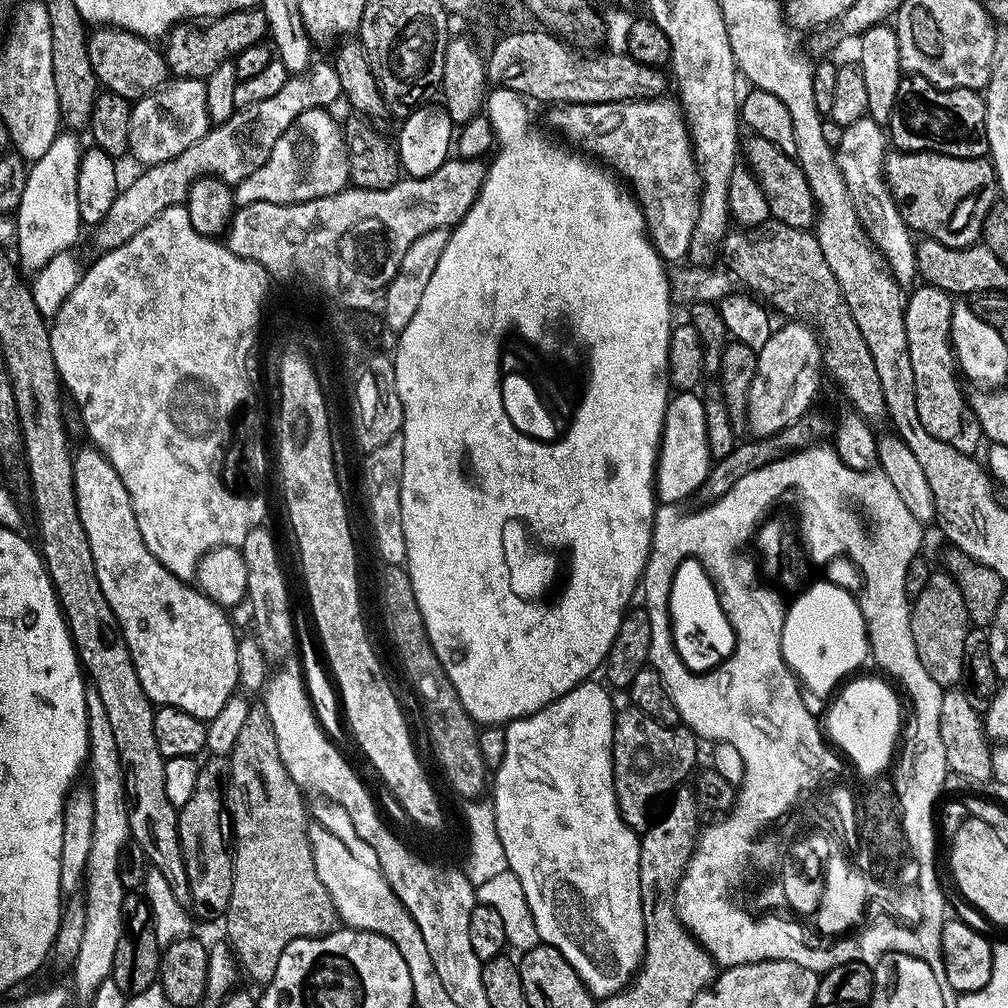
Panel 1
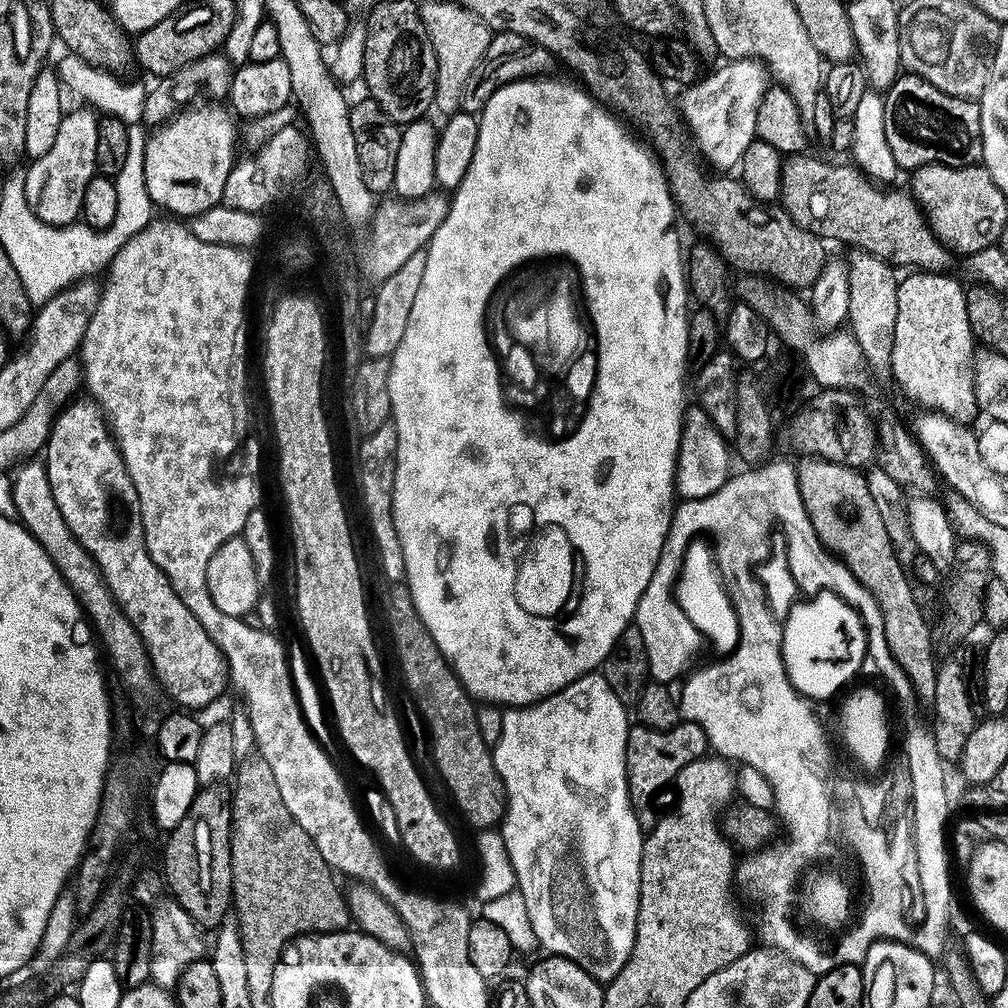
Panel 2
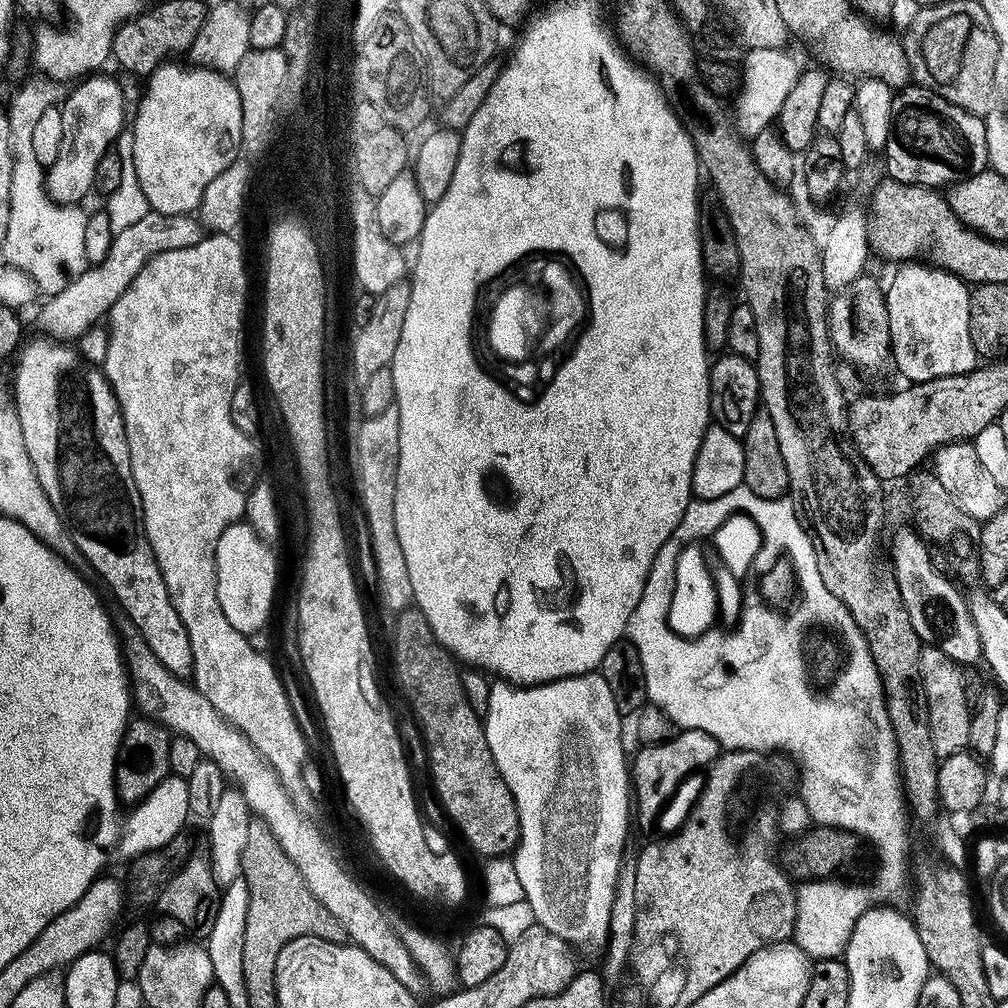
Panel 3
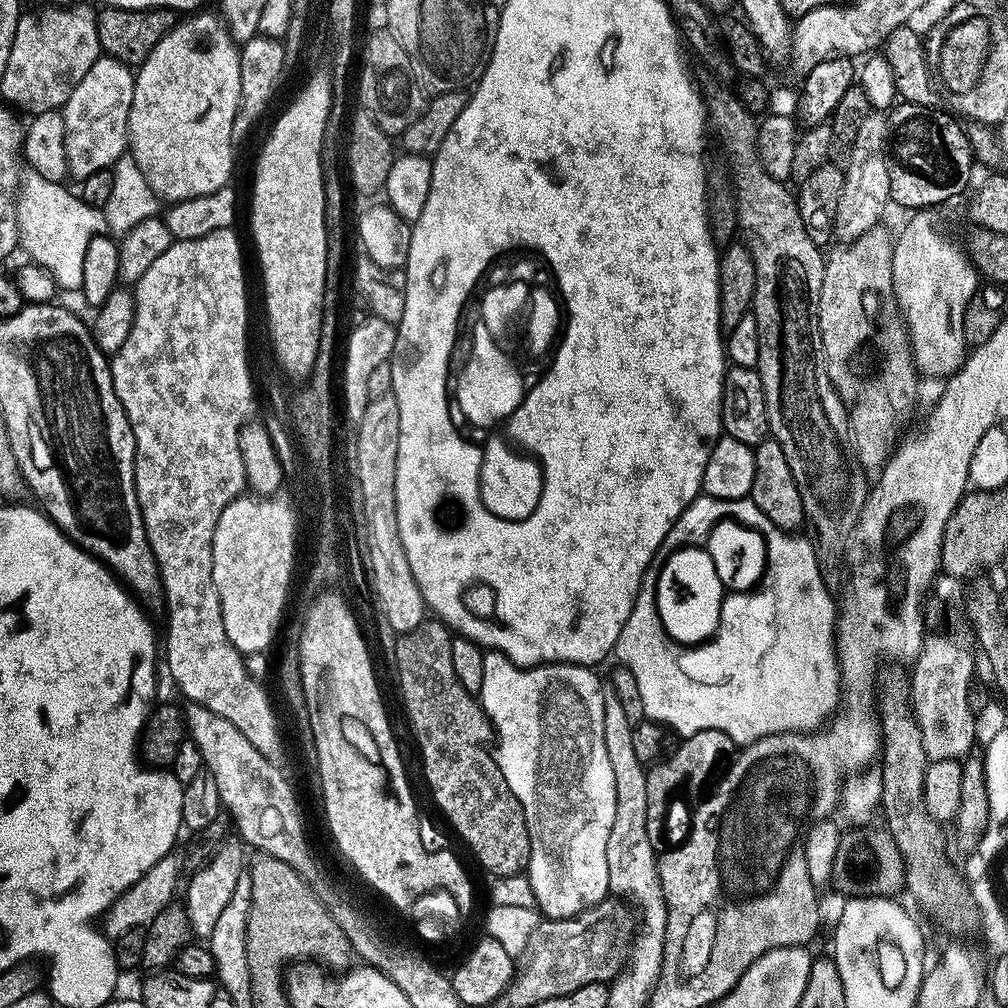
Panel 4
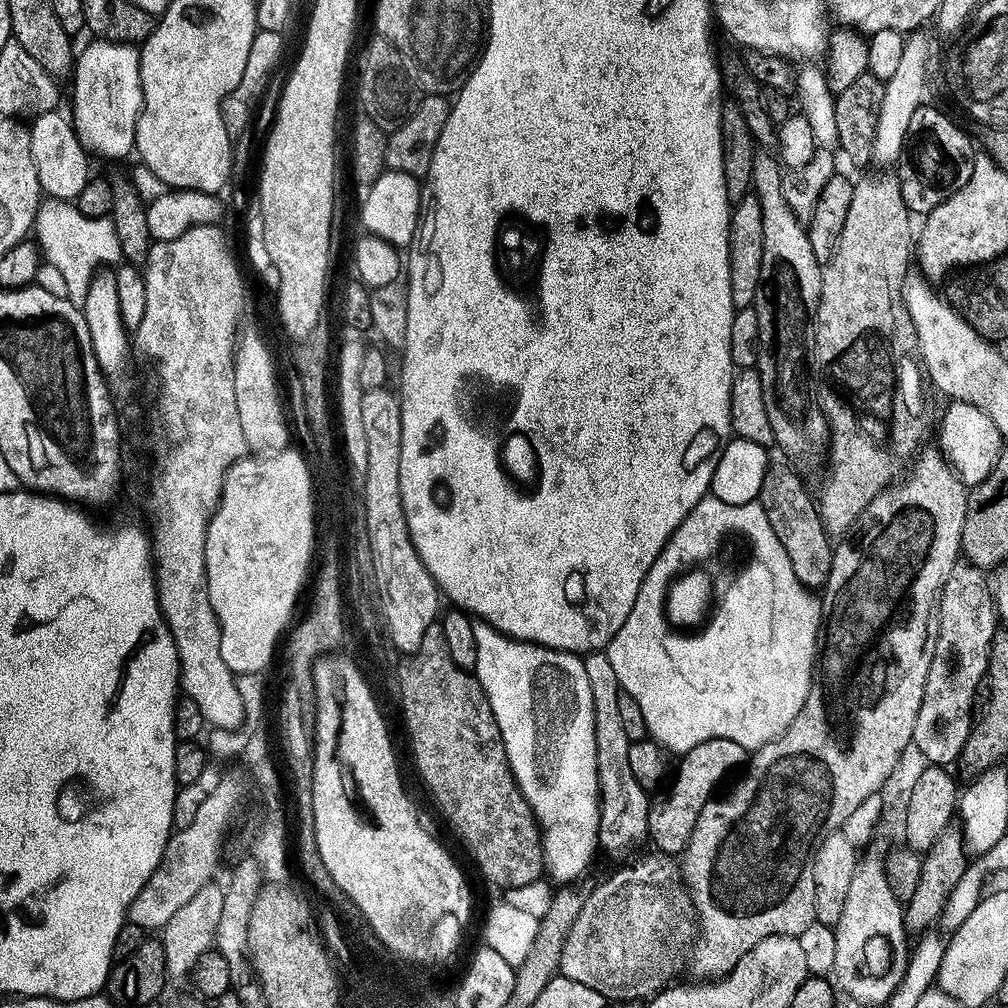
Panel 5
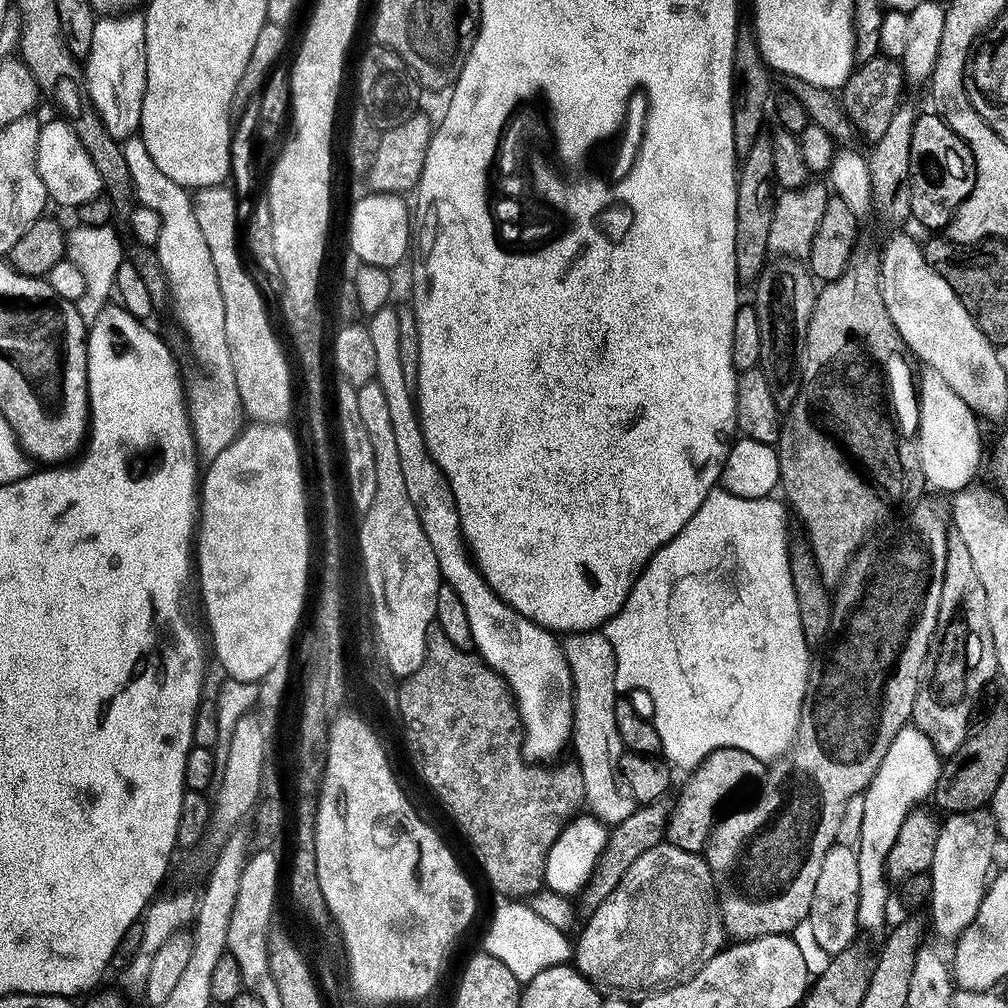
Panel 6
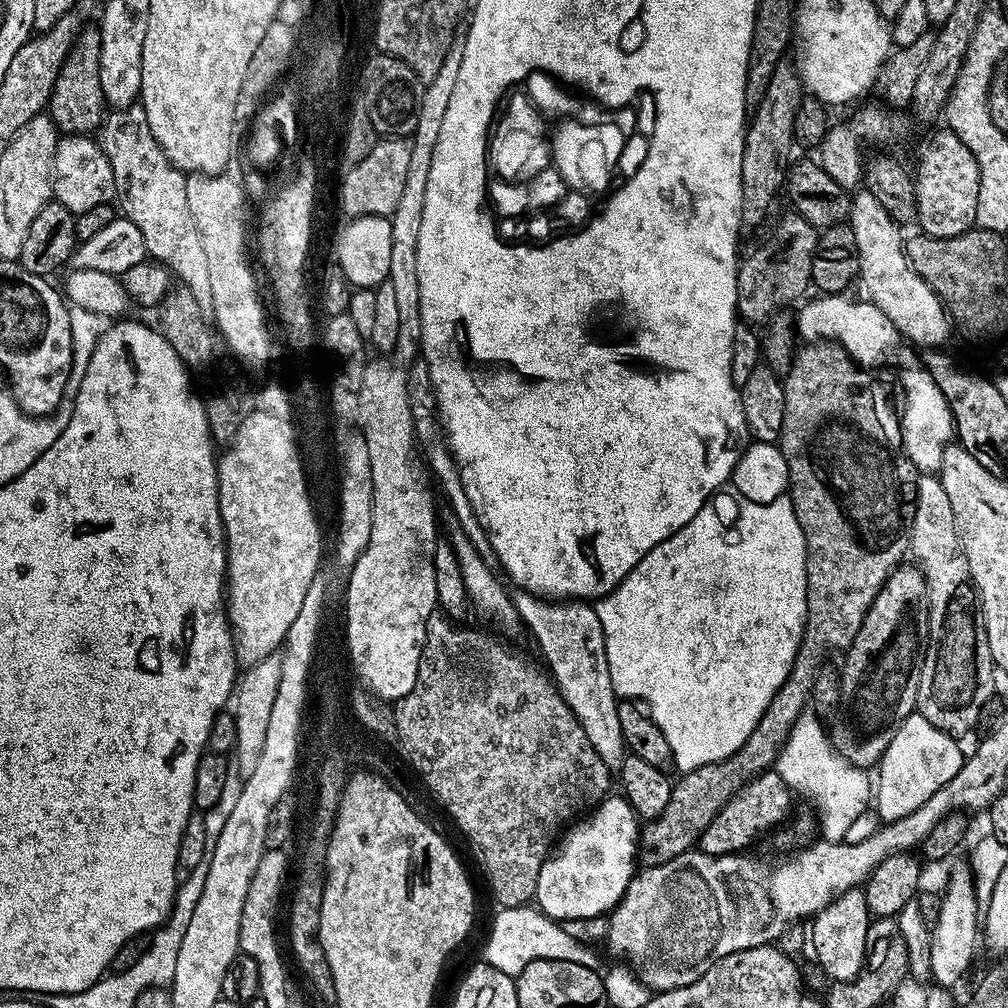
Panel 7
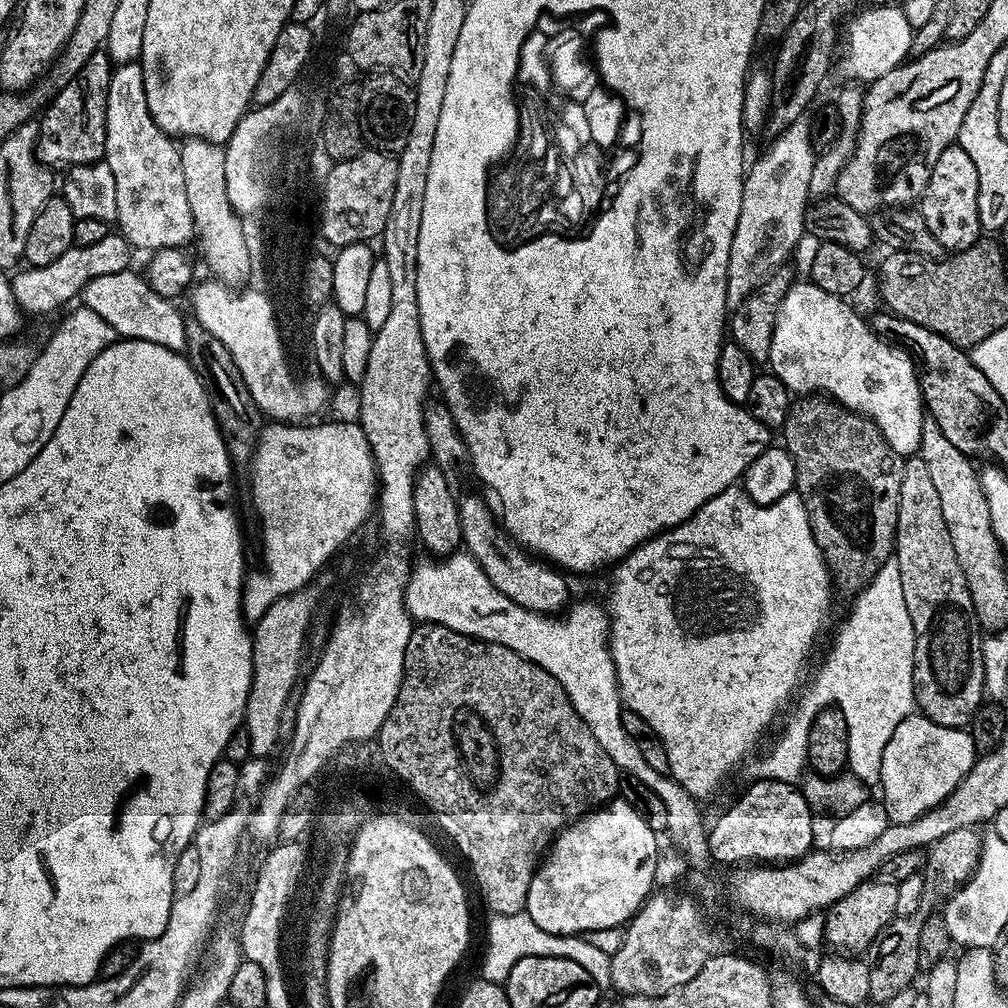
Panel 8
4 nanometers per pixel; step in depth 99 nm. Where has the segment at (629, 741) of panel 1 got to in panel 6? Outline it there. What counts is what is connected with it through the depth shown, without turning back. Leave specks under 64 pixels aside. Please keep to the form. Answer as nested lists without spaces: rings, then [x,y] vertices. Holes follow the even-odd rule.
[[[719,748],[711,752],[698,767],[687,773],[688,781],[680,792],[680,797],[670,808],[668,827],[666,829],[667,843],[678,846],[678,850],[703,853],[708,846],[708,838],[717,823],[716,811],[720,803],[735,790],[739,784],[747,780],[759,781],[765,775],[766,764],[746,750],[737,748]]]

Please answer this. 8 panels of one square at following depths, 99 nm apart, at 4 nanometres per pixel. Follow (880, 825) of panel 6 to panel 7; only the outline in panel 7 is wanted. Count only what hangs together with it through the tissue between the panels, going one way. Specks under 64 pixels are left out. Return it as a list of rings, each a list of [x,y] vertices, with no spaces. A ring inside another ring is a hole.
[[[912,711],[902,722],[902,726],[898,726],[890,746],[884,751],[884,756],[878,765],[880,781],[876,780],[874,784],[874,811],[879,819],[887,822],[902,818],[918,810],[918,806],[922,806],[922,802],[926,802],[926,798],[930,798],[934,790],[946,786],[946,782],[950,782],[950,778],[958,774],[966,759],[965,753],[960,753],[960,748],[956,744],[959,743],[953,737],[938,730],[938,726],[930,726],[930,722],[926,722],[926,718],[922,718],[919,712]]]

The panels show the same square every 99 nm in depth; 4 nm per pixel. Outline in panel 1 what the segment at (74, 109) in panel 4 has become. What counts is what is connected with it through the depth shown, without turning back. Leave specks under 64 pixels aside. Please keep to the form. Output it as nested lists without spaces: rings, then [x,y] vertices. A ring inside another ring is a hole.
[[[61,132],[50,144],[49,150],[42,154],[42,158],[33,161],[27,171],[26,186],[22,200],[14,213],[15,237],[14,244],[18,246],[16,260],[19,271],[26,276],[34,276],[52,257],[69,251],[78,238],[82,221],[78,210],[78,170],[82,155],[82,143],[72,132]]]

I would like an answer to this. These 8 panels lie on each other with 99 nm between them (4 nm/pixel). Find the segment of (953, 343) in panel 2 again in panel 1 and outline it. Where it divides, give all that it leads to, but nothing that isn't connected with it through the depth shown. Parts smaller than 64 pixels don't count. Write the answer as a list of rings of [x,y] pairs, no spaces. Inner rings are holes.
[[[919,287],[911,289],[912,297],[908,296],[904,304],[906,338],[917,391],[917,418],[933,438],[954,446],[954,450],[959,452],[976,454],[985,435],[972,412],[969,397],[966,392],[964,396],[960,380],[956,377],[958,365],[950,336],[953,297],[940,288]]]

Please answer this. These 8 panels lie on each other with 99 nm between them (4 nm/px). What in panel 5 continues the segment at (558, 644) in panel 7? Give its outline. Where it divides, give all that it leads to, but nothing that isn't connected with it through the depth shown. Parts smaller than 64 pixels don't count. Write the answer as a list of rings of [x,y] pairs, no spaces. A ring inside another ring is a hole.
[[[603,651],[583,657],[586,678],[590,678],[590,694],[594,694],[594,726],[596,727],[596,761],[600,783],[600,839],[599,847],[612,856],[620,856],[640,843],[648,835],[649,793],[634,778],[630,771],[629,740],[622,730],[622,718],[618,714],[620,683],[610,666],[610,658]]]

